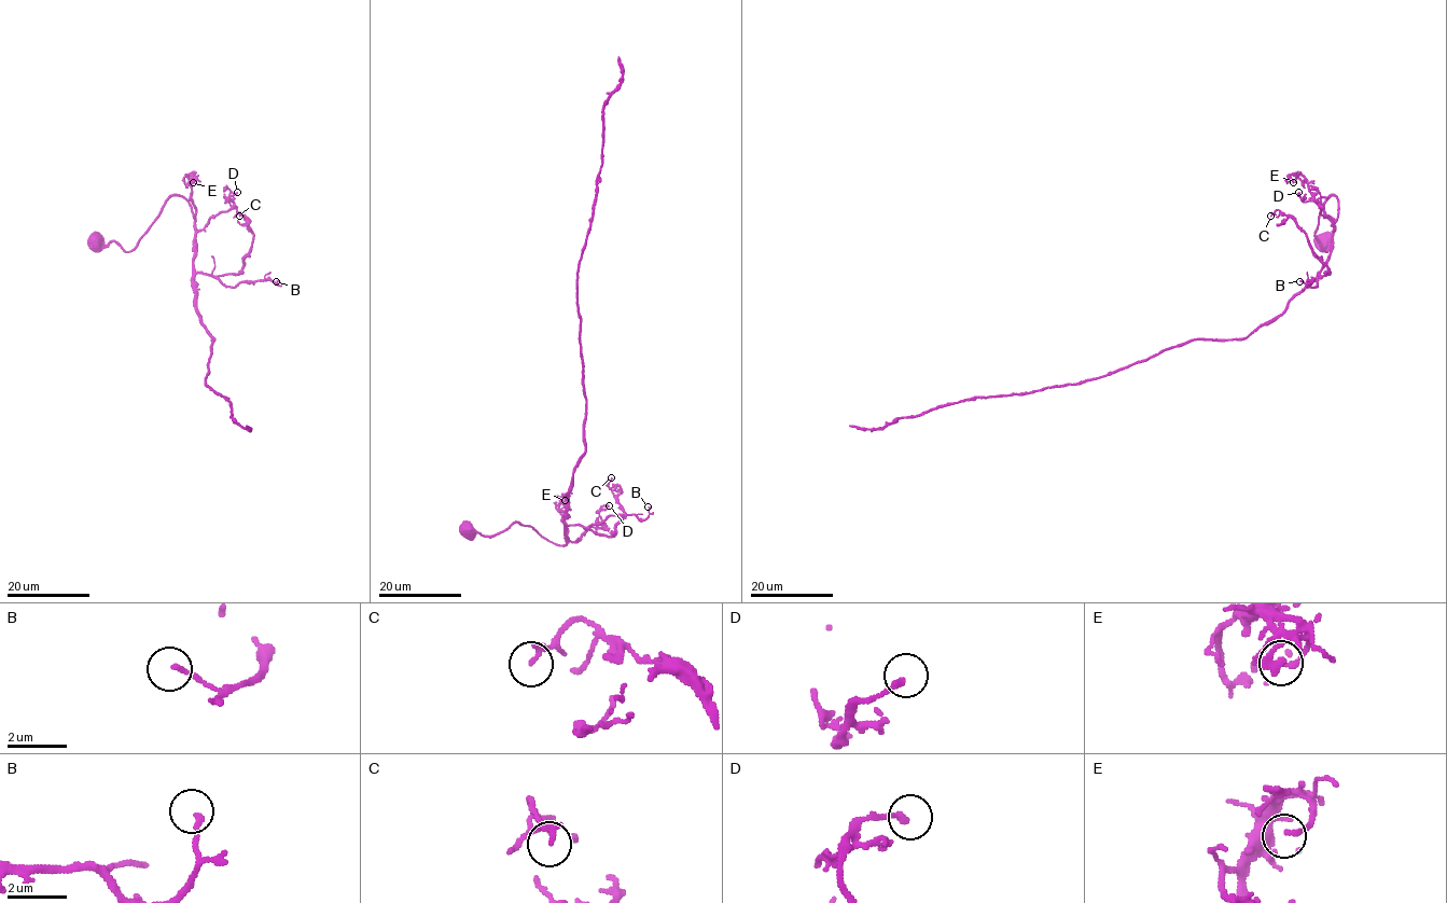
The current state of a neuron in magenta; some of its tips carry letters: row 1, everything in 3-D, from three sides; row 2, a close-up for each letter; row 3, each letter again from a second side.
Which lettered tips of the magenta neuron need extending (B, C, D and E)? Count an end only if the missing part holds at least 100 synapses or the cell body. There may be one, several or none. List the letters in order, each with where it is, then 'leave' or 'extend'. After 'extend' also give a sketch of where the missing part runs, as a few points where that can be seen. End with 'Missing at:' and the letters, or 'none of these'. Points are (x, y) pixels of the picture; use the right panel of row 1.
B: place (1299, 281); leave
C: place (1270, 216); leave
D: place (1298, 192); leave
E: place (1293, 182); leave
Missing at: none of these

